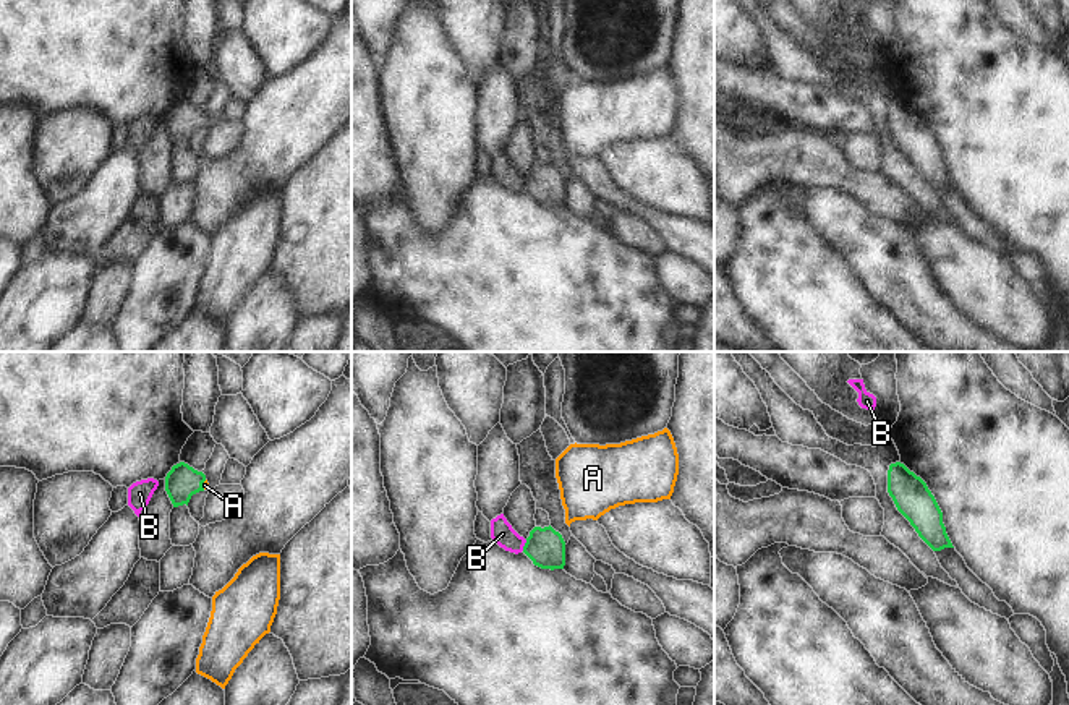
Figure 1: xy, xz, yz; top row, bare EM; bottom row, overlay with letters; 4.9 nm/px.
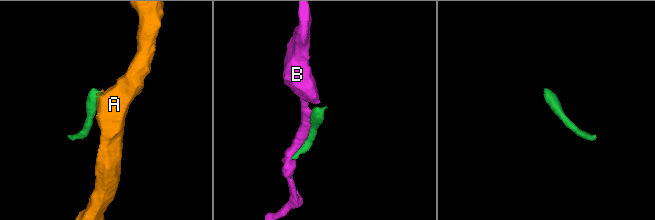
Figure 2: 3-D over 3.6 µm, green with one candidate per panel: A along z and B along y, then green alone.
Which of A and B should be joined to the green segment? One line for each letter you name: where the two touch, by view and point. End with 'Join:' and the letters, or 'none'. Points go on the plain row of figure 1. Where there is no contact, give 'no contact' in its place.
A: contact xy (201, 122)
Join: A

